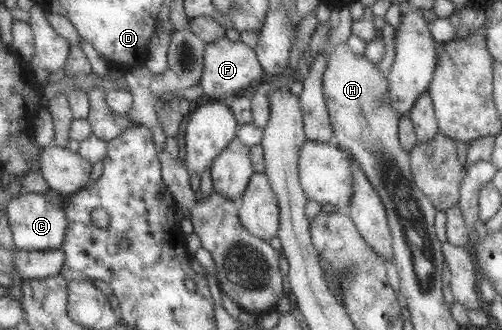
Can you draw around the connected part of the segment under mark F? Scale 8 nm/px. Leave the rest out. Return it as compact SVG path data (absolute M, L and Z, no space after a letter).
M225 37L216 43L209 43L207 49L207 68L203 82L205 93L220 100L229 98L240 89L247 89L261 81L264 66L259 53L244 41L234 41Z

